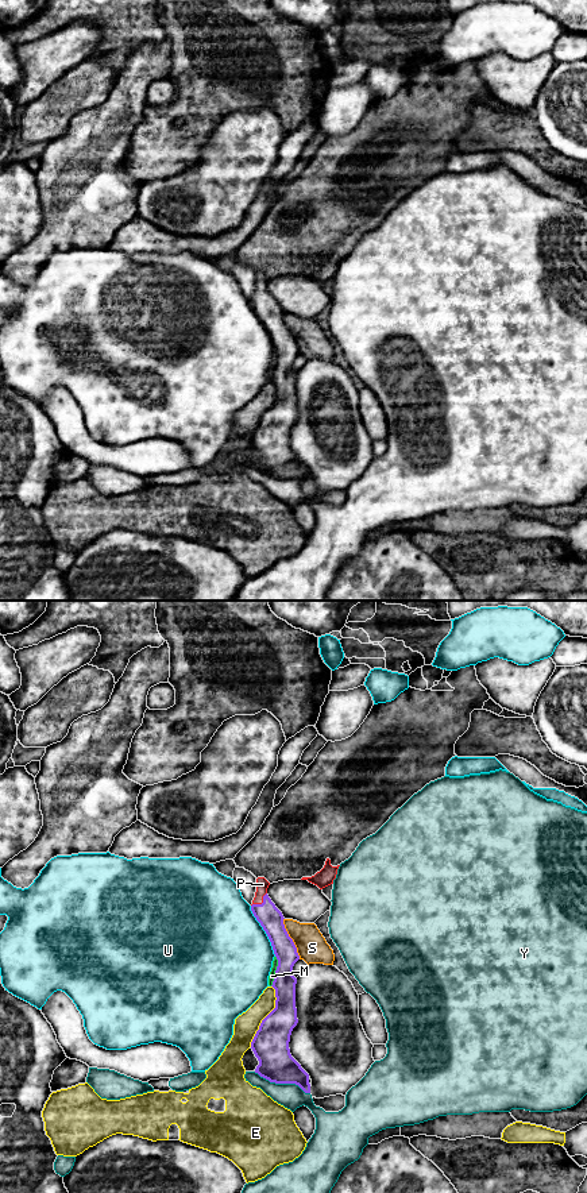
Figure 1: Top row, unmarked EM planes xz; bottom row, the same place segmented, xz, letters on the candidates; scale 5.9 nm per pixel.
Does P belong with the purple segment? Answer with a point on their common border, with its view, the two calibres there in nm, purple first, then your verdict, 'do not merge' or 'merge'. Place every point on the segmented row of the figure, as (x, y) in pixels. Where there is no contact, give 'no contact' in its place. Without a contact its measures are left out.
contact xz (262, 903); calibres 140 and 80 nm; merge

